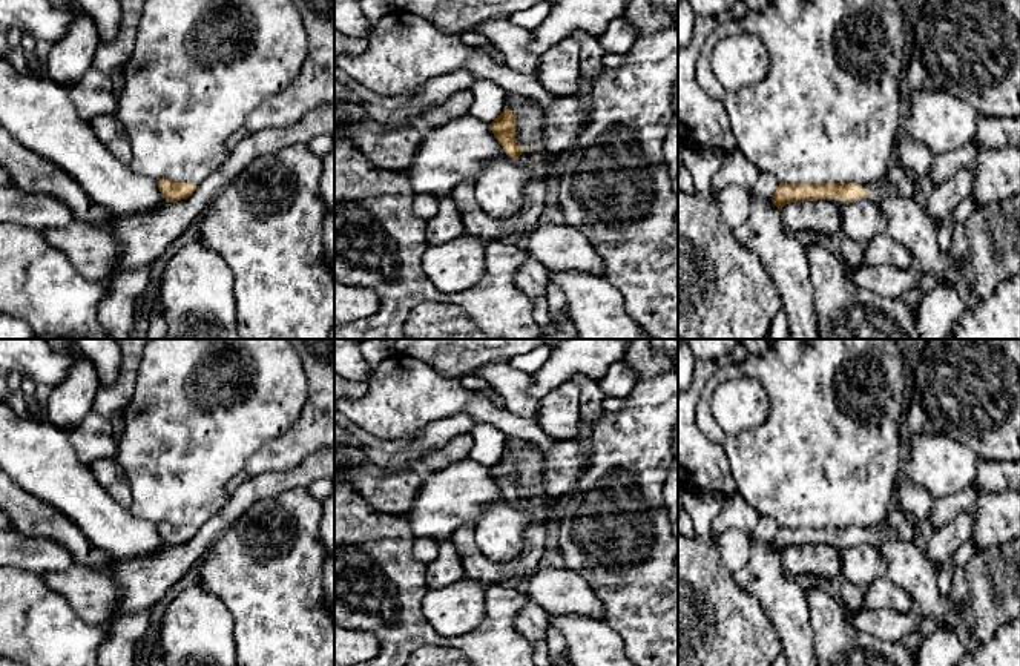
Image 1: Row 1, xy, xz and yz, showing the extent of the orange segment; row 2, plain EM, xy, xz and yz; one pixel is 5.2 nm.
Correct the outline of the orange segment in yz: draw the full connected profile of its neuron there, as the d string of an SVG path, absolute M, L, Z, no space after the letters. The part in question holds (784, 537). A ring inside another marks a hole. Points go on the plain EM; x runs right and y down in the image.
M896 503L890 506L887 522L882 526L870 528L784 528L779 526L773 548L781 556L788 546L804 546L827 543L842 551L850 546L868 545L877 548L887 539L896 537L903 542L913 542L916 529L908 517Z

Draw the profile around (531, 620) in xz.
M531 598L526 600L514 620L514 628L532 645L545 638L548 626L548 614Z

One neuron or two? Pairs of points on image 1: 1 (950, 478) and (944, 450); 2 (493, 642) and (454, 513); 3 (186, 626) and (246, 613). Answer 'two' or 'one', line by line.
1: one
2: two
3: two

